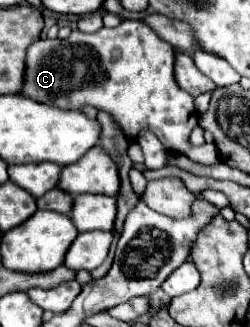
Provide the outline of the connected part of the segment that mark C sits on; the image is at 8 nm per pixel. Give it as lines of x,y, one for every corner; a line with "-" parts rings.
121,21
115,29
101,27
95,33
83,33
77,29
67,39
39,39
31,43
25,57
23,85
17,93
65,111
81,111
85,105
91,105
97,111
109,113
113,123
123,127
123,135
127,135
129,143
137,143
141,131
151,131
171,153
183,153
201,163
217,163
219,155
213,145
189,147
187,143
189,133
197,127
197,113
193,107
193,97
175,83
173,59
175,49
171,43
159,39
143,21

